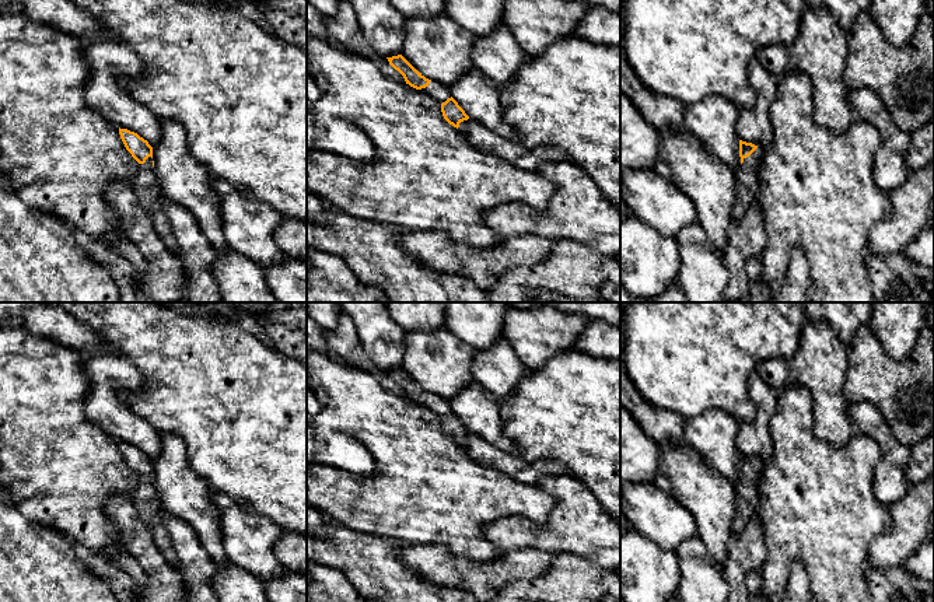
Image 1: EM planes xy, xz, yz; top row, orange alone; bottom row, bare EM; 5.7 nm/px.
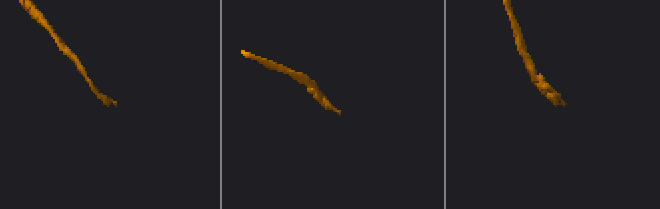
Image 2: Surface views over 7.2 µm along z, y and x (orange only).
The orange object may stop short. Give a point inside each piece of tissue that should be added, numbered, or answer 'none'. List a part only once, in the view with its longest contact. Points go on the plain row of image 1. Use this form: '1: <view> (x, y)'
1: yz (747, 487)

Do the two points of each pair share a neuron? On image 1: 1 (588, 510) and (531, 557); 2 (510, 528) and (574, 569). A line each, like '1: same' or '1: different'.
1: different
2: different

